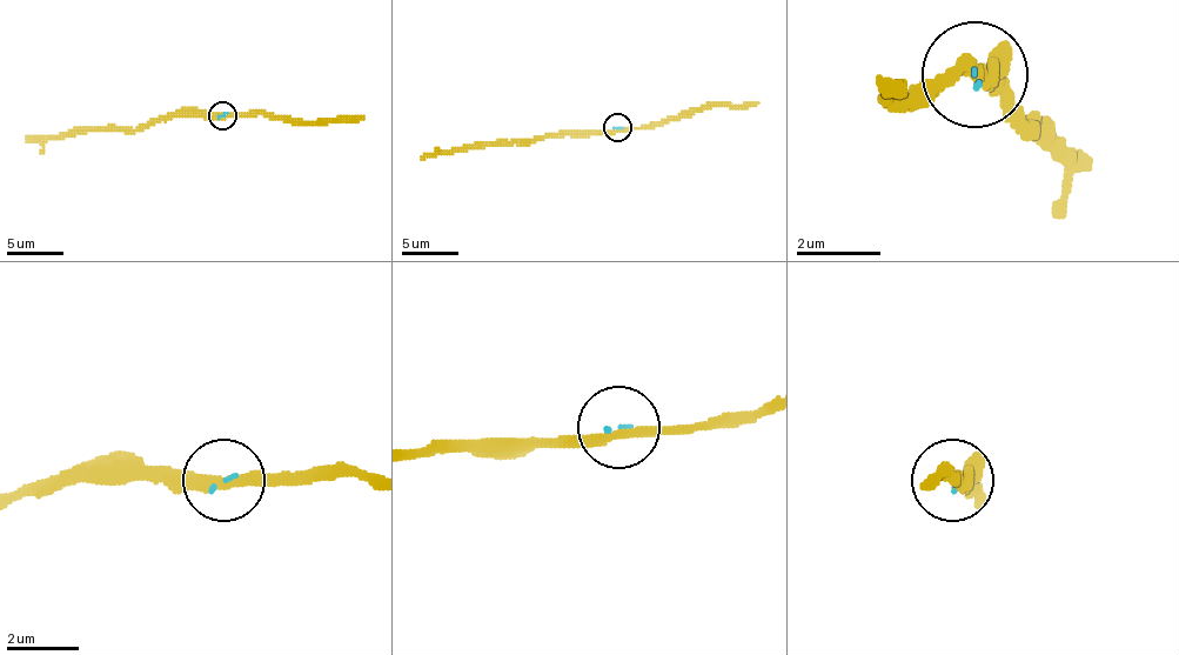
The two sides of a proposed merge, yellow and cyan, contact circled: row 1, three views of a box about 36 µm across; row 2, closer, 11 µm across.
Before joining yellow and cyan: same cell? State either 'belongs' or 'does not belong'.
does not belong

